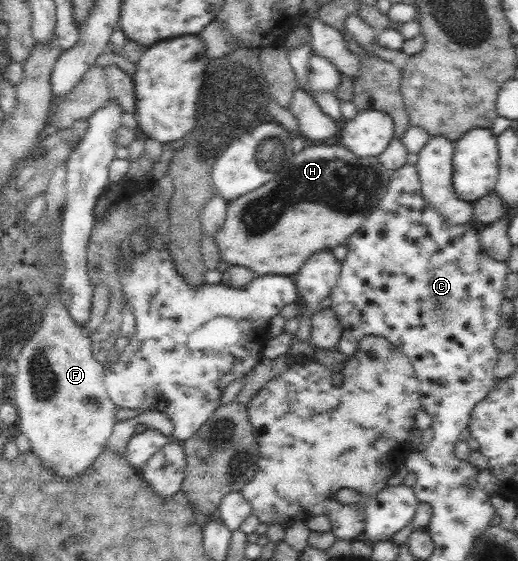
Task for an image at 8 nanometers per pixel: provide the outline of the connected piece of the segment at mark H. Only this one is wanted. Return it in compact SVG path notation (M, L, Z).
M319 143L319 145L313 145L313 147L307 145L307 147L297 152L293 159L289 160L289 163L285 164L281 169L283 169L283 171L278 171L275 177L262 187L246 195L241 195L241 197L235 199L235 201L230 201L228 203L226 221L224 222L223 228L214 236L214 241L221 252L222 261L229 263L231 266L240 265L248 267L250 270L253 270L257 276L264 276L267 274L293 276L301 269L303 263L314 253L319 251L332 252L335 247L345 245L349 236L357 232L357 230L363 226L365 218L380 204L381 198L385 195L387 187L391 182L393 173L393 171L385 168L381 164L378 157L357 157L357 155L354 155L353 152L349 151L344 145L321 145L321 143Z

